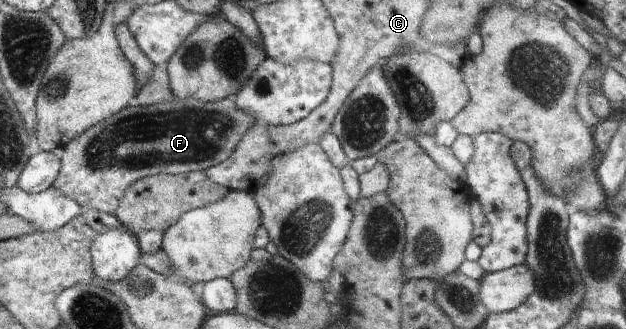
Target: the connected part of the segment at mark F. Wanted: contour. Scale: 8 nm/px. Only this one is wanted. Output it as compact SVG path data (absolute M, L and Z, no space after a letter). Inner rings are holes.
M192 98L174 99L153 106L123 107L118 113L93 125L90 129L72 138L59 152L61 170L53 186L64 196L72 198L80 210L91 207L115 215L127 187L142 178L160 174L178 175L188 172L206 171L217 163L228 159L236 149L238 142L250 128L258 123L247 111L237 108L231 98L204 103Z

